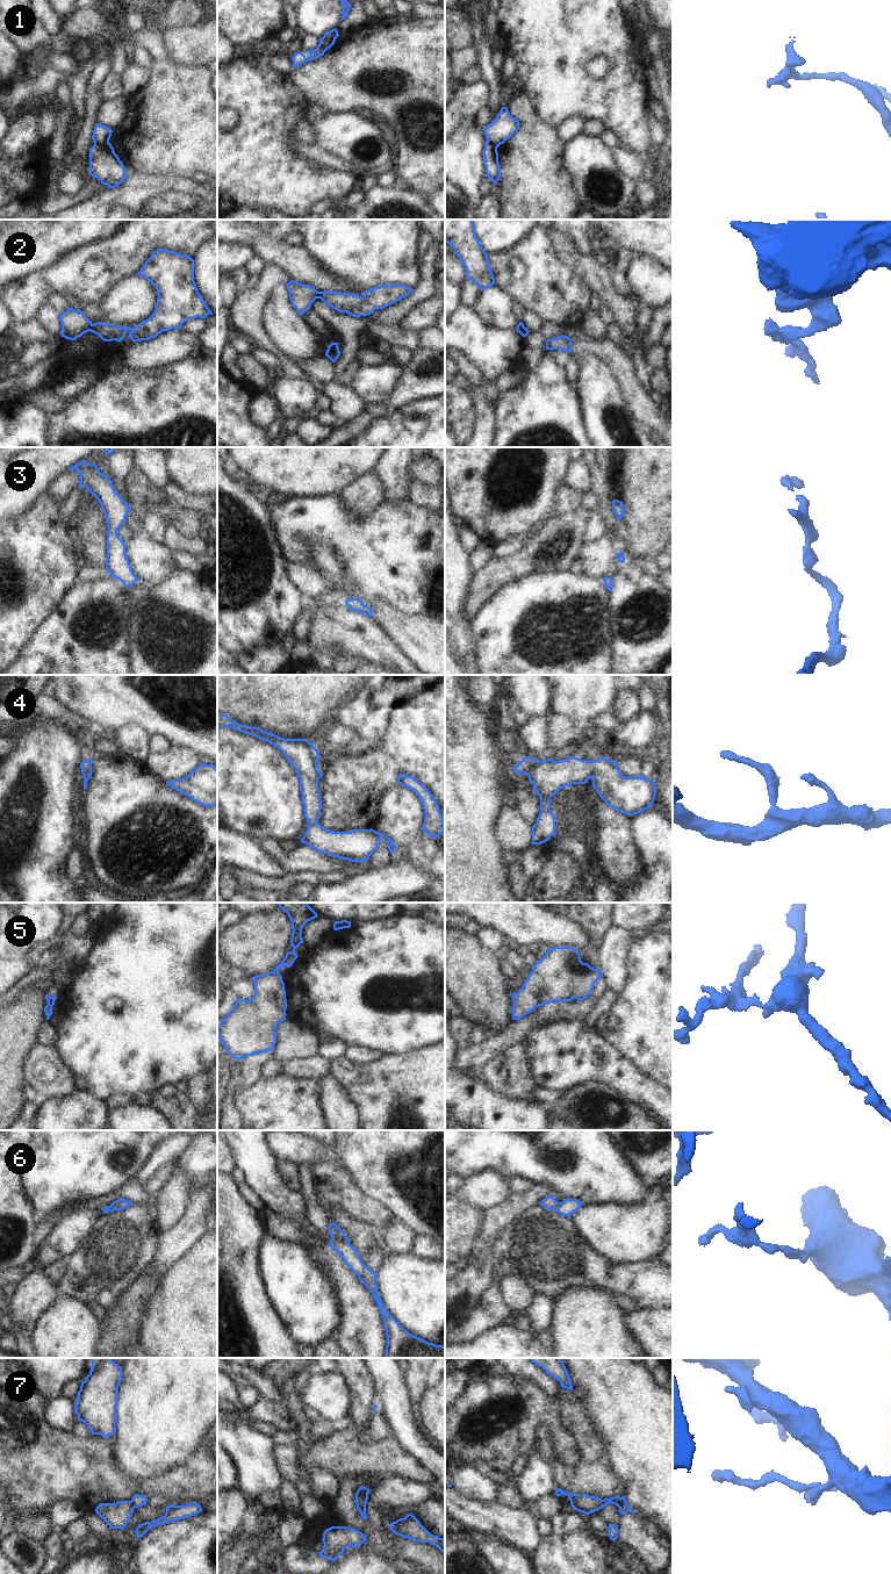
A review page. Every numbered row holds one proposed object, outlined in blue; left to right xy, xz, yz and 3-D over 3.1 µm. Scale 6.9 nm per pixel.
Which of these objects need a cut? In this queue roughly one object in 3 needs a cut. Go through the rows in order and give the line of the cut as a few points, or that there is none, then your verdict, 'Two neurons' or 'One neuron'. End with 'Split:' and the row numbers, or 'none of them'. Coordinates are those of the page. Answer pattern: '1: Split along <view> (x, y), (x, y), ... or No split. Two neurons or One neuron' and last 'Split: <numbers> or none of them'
1: Split along xy (108, 141), (94, 144). Two neurons
2: Split along xy (92, 324), (88, 330). Two neurons
3: No split. One neuron
4: No split. One neuron
5: Split along xz (274, 969), (278, 972). Two neurons
6: Split along xz (332, 1238), (349, 1243). Two neurons
7: Split along yz (626, 1502), (618, 1507). Two neurons
Split: 1, 2, 5, 6, 7.

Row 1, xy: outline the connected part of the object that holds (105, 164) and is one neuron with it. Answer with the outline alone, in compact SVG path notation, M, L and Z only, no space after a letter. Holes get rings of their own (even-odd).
M94 144L89 149L89 174L107 185L108 188L117 187L128 174L123 163L115 153L112 144Z

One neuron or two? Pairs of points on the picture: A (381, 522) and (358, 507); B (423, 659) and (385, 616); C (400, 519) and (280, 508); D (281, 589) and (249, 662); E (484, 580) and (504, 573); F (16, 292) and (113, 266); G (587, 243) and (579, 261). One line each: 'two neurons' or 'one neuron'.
A: two neurons
B: one neuron
C: one neuron
D: two neurons
E: one neuron
F: one neuron
G: two neurons

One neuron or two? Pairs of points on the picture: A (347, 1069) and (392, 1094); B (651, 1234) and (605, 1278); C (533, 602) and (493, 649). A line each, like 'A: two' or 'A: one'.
A: one
B: two
C: one

